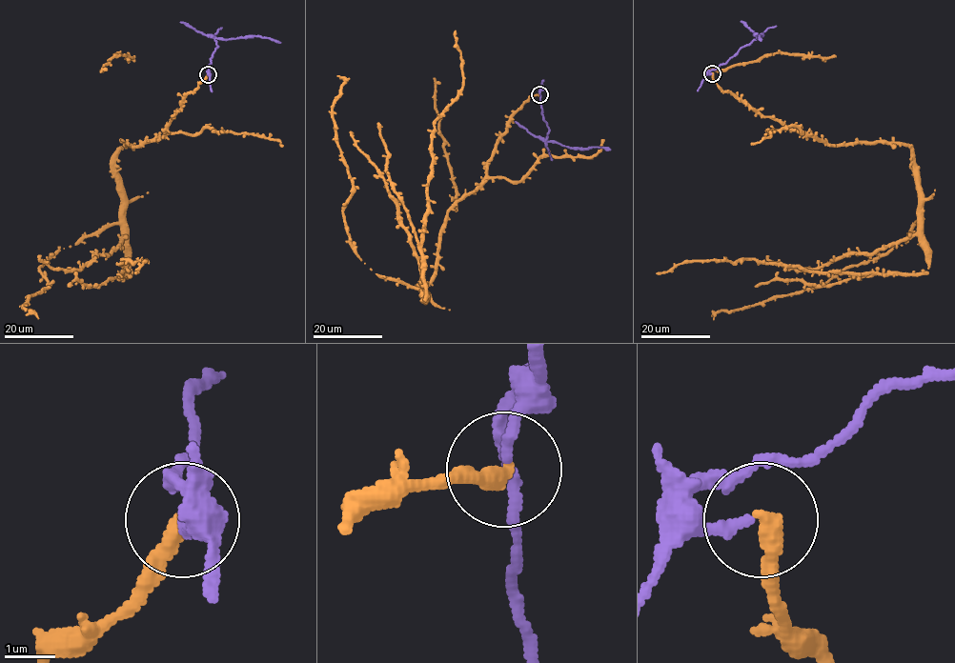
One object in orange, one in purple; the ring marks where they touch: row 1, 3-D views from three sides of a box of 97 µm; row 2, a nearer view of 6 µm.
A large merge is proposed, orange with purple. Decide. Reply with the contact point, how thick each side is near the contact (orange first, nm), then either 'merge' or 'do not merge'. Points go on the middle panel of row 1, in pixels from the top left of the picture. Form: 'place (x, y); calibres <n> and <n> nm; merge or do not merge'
place (539, 94); calibres 360 and 200 nm; do not merge

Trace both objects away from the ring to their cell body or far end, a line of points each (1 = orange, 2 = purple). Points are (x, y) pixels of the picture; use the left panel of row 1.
1: (208, 74), (162, 136), (127, 144), (114, 162), (130, 270), (120, 274), (121, 260), (147, 261), (136, 272)
2: (208, 74), (211, 58), (218, 47), (215, 39), (261, 36), (281, 42)

